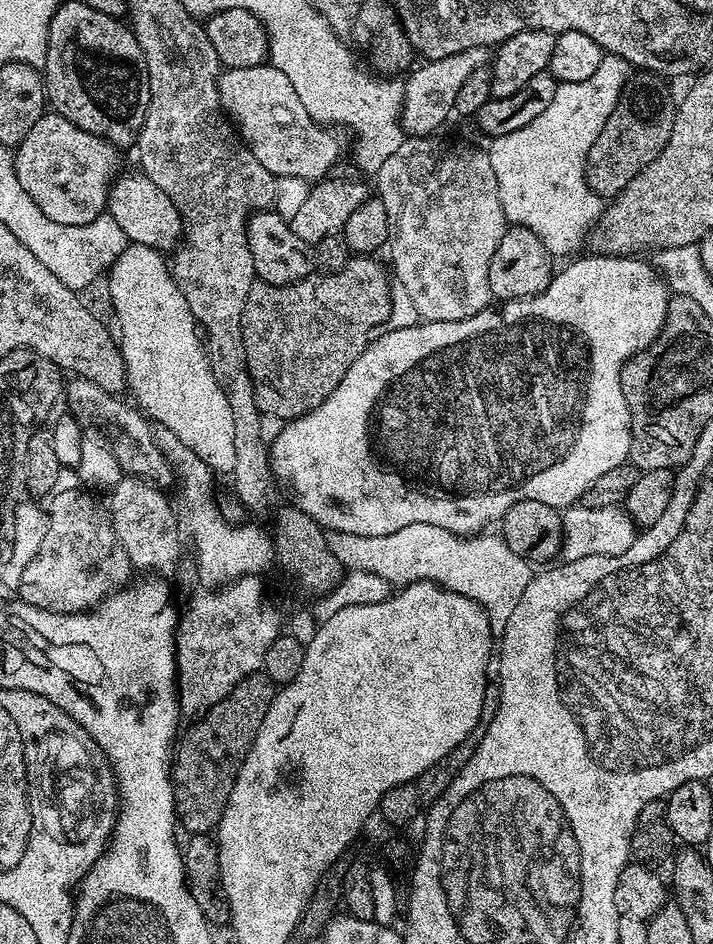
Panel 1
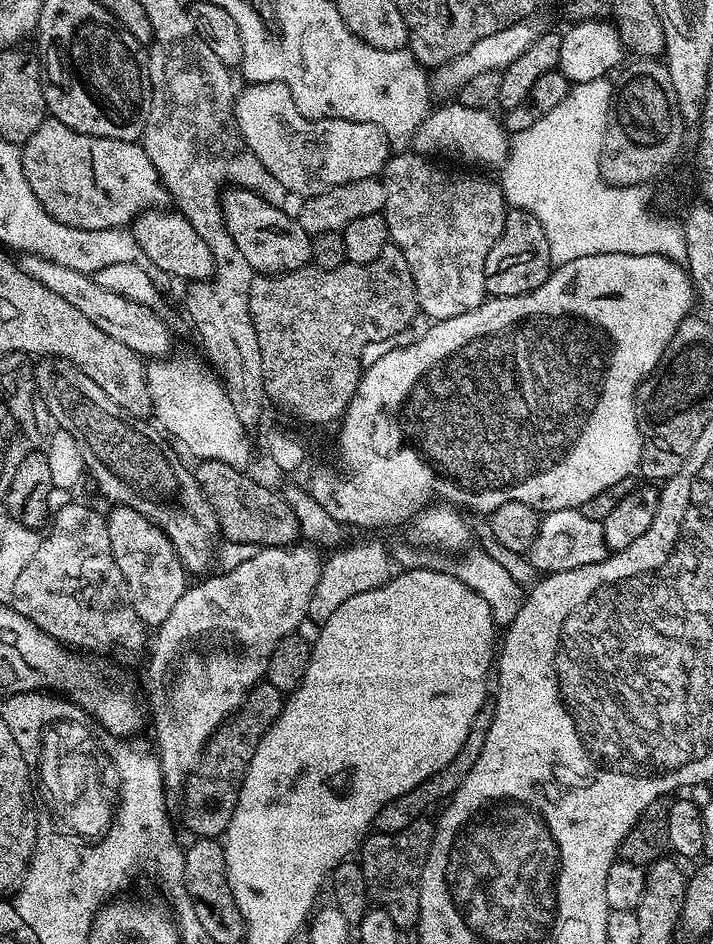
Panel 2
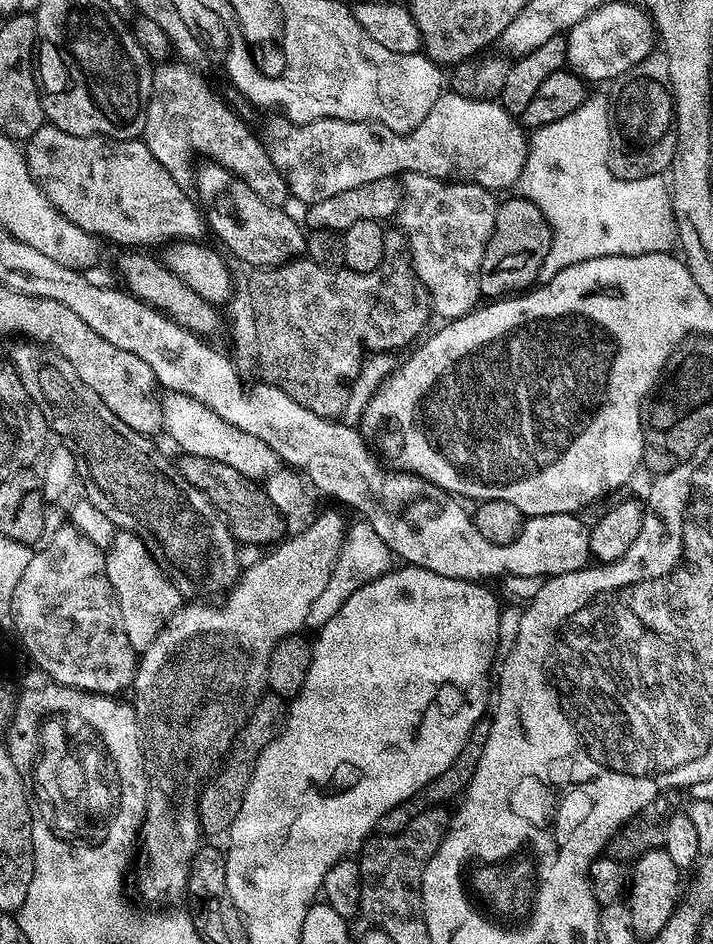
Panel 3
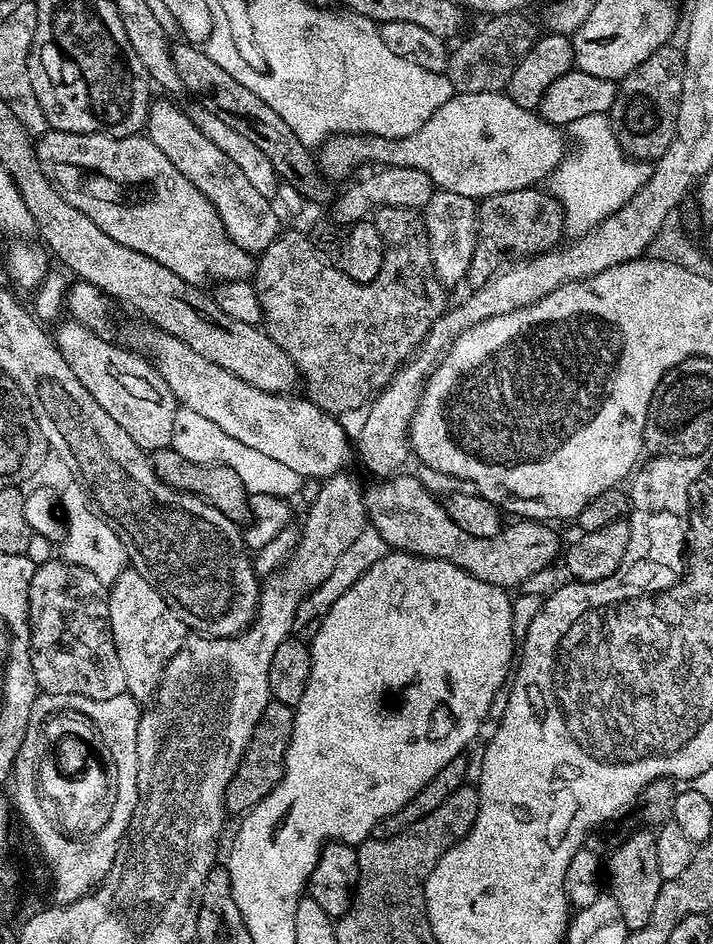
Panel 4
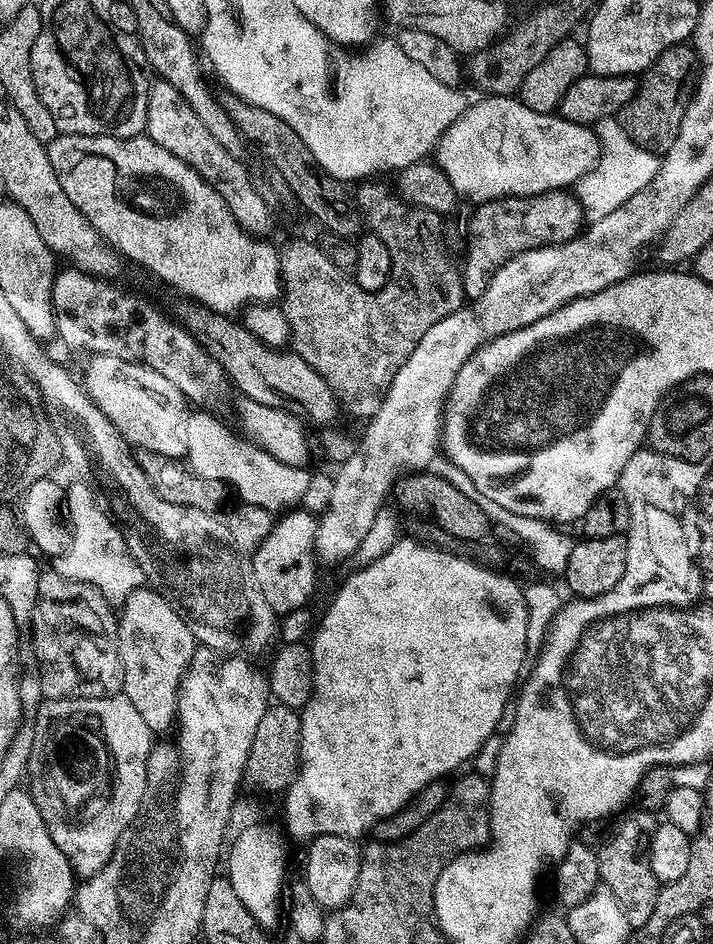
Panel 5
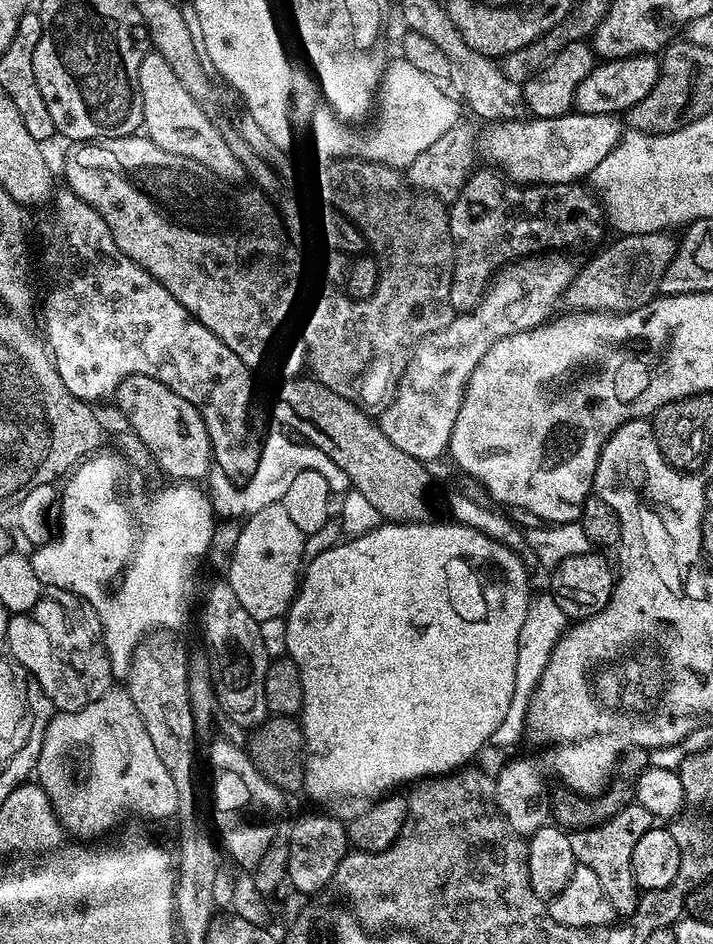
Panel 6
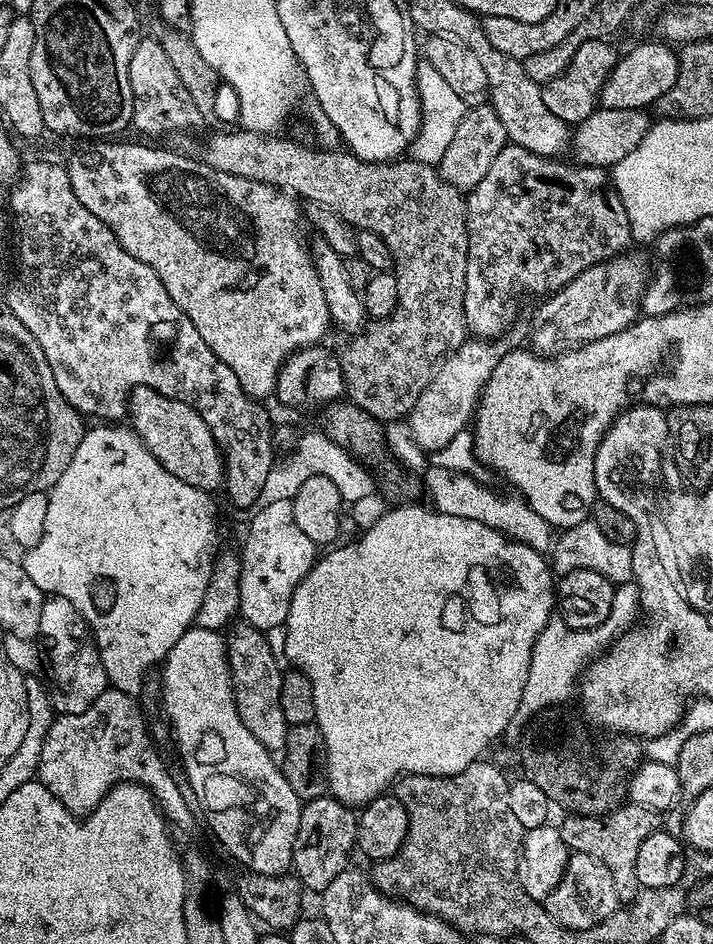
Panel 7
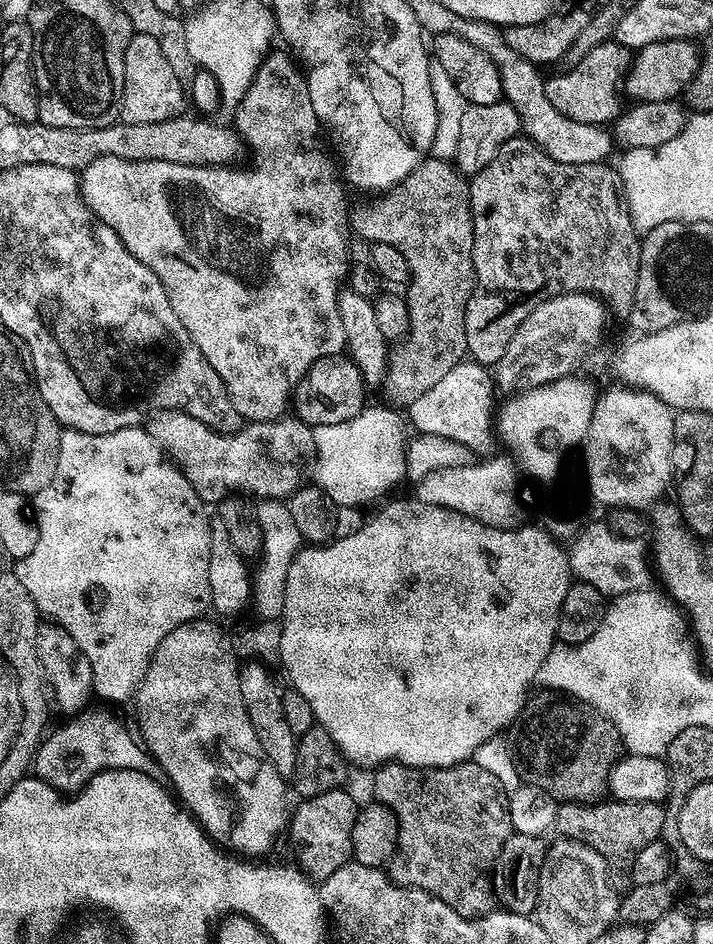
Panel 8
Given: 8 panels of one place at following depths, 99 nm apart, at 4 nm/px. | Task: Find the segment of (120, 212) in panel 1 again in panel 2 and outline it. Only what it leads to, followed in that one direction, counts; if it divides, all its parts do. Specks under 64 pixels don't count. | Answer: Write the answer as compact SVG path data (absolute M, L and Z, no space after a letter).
M149 210L136 217L130 225L130 230L142 250L144 260L153 269L165 272L168 276L177 276L183 282L212 279L214 258L210 254L210 246L202 242L198 230L190 226L190 222L181 212L175 210Z

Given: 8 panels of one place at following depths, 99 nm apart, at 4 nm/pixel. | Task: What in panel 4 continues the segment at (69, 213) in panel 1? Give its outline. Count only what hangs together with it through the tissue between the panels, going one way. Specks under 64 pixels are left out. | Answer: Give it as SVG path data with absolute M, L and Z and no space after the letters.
M49 130L35 141L36 157L42 170L50 178L50 182L74 206L74 210L82 210L102 234L114 238L122 246L134 250L138 254L146 254L146 258L154 258L178 278L187 284L204 286L207 280L215 282L240 282L251 277L254 272L254 260L249 253L243 252L228 236L226 226L214 210L210 198L182 174L154 146L147 135L105 136L103 134L85 134L83 132L58 132Z

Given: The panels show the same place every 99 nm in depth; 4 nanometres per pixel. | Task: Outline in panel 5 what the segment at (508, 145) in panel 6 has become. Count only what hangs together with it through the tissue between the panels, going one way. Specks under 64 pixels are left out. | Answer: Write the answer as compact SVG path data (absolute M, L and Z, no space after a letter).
M488 94L477 104L469 103L440 139L438 165L448 175L461 197L469 196L473 205L500 196L537 196L543 192L567 189L575 180L583 181L600 157L600 139L587 124L575 124L559 114L530 110L515 95Z

